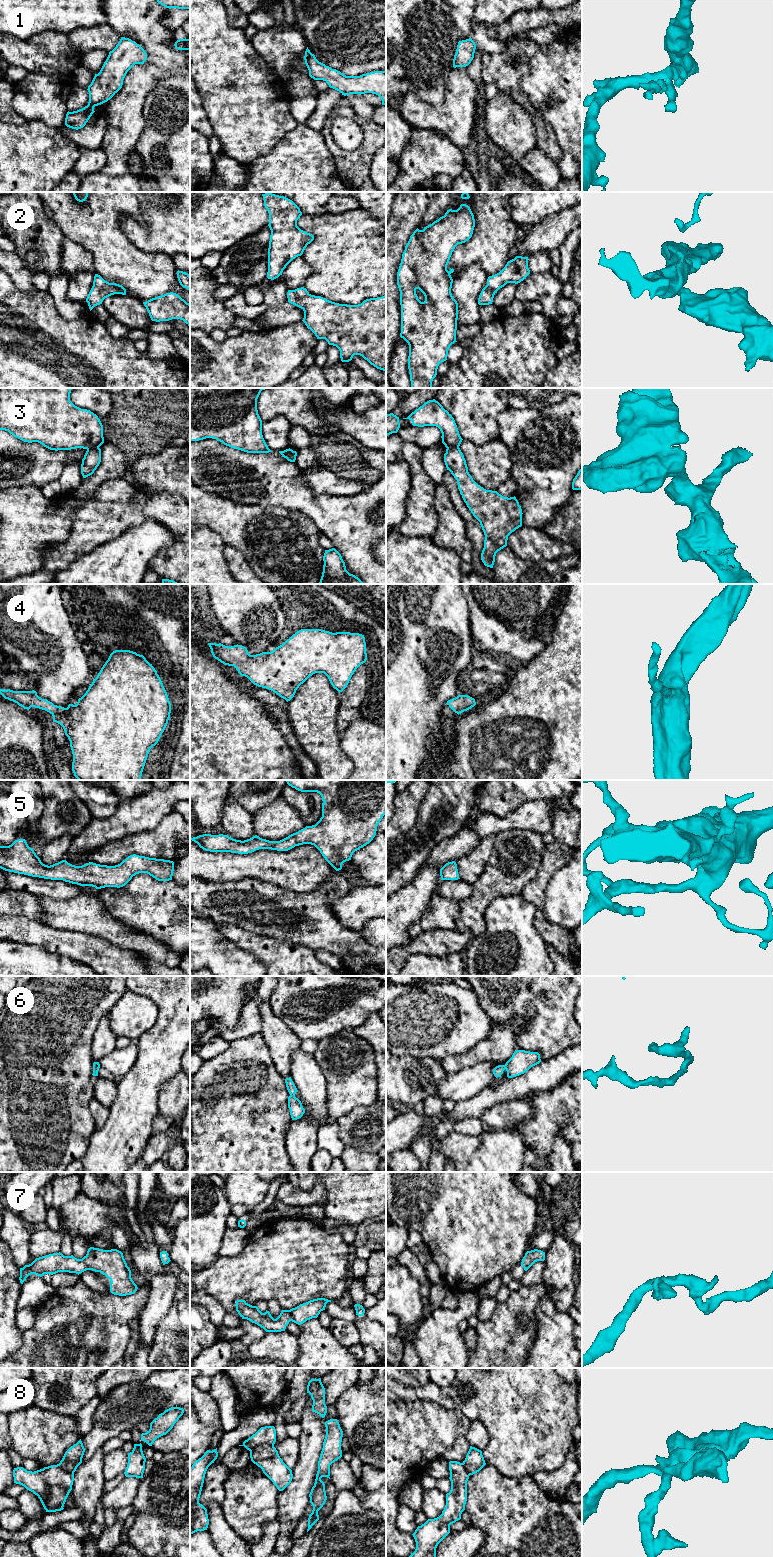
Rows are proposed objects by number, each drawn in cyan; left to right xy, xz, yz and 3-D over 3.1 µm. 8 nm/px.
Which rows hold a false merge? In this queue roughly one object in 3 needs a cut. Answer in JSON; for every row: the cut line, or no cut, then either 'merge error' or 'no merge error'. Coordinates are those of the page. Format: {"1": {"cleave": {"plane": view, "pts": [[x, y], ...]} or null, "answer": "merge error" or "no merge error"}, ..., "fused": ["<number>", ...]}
{"1": {"cleave": null, "answer": "no merge error"}, "2": {"cleave": null, "answer": "no merge error"}, "3": {"cleave": {"plane": "xy", "pts": [[98, 446], [87, 450]]}, "answer": "merge error"}, "4": {"cleave": null, "answer": "no merge error"}, "5": {"cleave": null, "answer": "no merge error"}, "6": {"cleave": {"plane": "xz", "pts": [[290, 1094], [294, 1096]]}, "answer": "merge error"}, "7": {"cleave": null, "answer": "no merge error"}, "8": {"cleave": {"plane": "xz", "pts": [[273, 1444], [258, 1444], [250, 1451]]}, "answer": "merge error"}, "fused": ["3", "6", "8"]}

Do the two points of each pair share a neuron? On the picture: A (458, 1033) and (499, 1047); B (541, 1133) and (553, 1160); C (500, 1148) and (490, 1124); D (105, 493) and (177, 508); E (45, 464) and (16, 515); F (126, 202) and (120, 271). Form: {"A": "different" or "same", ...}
{"A": "different", "B": "different", "C": "different", "D": "same", "E": "different", "F": "same"}

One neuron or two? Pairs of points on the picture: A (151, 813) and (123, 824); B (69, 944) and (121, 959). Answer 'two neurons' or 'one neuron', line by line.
A: one neuron
B: one neuron

